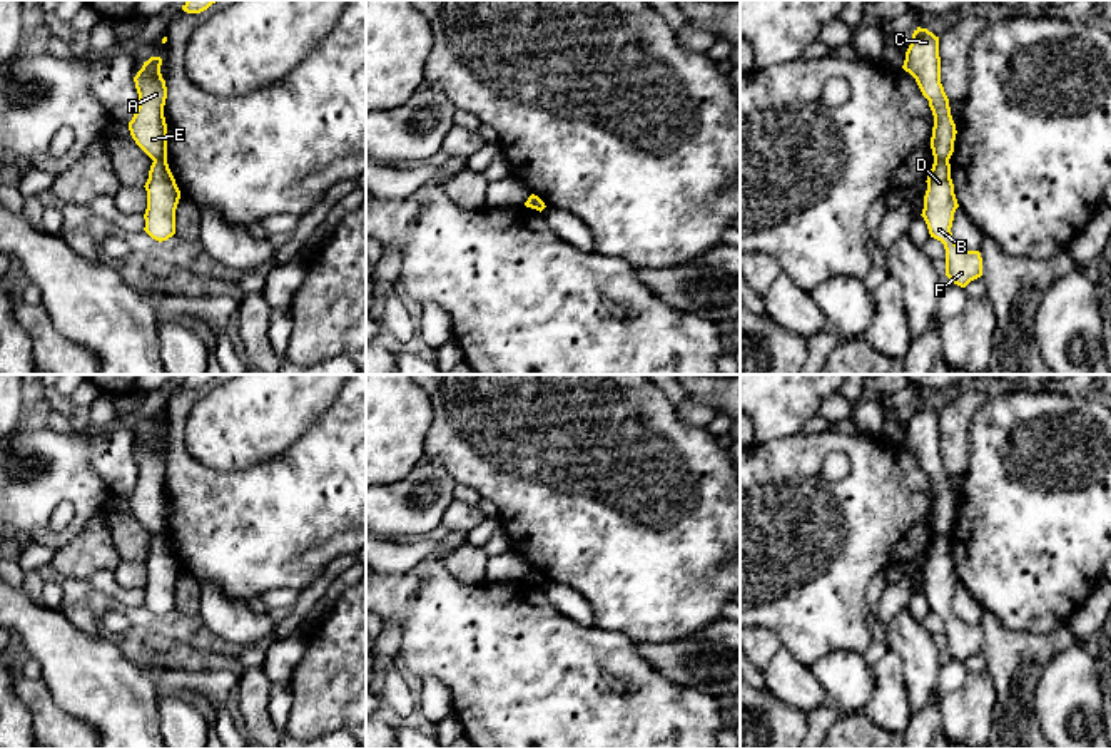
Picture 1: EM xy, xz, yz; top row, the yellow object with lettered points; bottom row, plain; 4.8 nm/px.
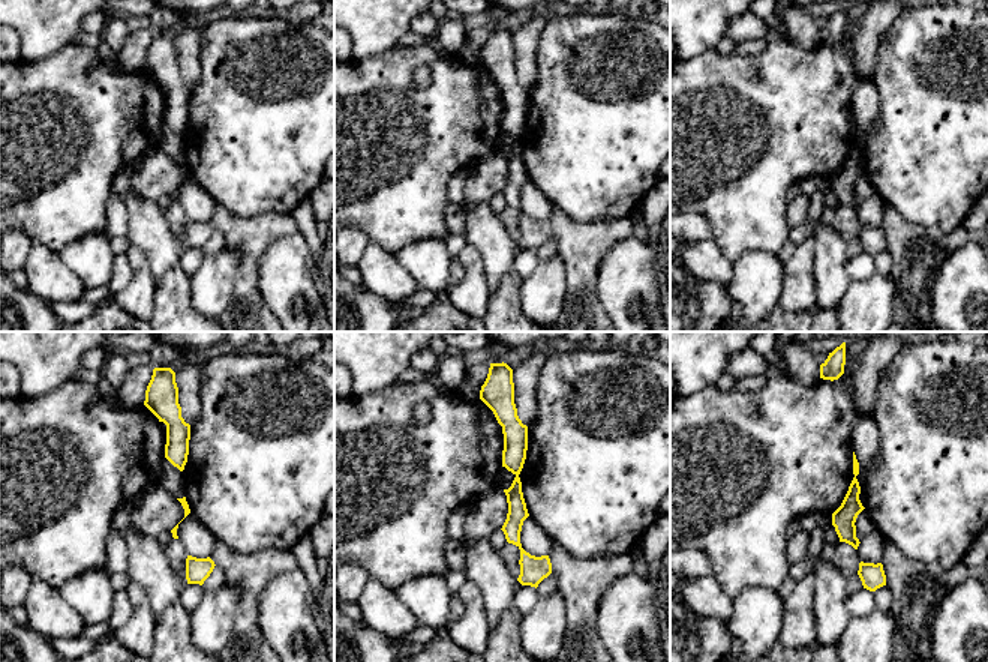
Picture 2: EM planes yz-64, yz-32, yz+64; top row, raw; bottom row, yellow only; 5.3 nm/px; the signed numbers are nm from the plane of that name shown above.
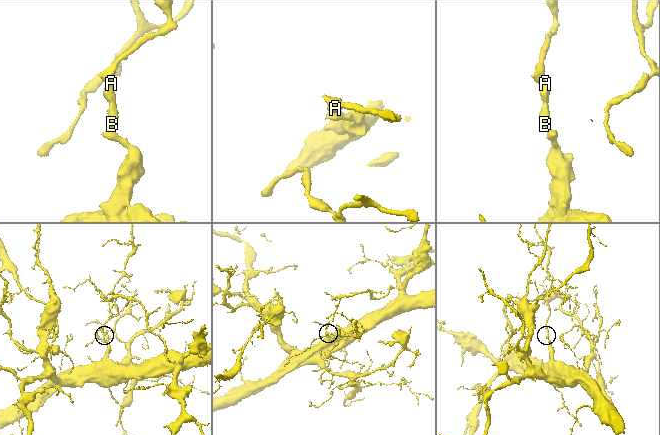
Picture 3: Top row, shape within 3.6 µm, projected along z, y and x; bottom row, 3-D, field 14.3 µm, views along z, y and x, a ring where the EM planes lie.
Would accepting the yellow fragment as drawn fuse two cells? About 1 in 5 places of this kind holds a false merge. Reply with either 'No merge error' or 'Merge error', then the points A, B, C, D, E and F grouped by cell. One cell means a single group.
Merge error. Groups: A C E / B D F

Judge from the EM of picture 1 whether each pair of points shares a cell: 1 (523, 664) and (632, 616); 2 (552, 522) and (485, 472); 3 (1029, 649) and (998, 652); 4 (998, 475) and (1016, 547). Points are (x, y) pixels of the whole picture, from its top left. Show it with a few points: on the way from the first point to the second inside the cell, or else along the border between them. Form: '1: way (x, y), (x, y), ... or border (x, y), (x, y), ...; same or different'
1: border (593, 622), (603, 629), (620, 631), (635, 642); different
2: way (535, 505), (507, 477), (502, 477); same
3: way (1021, 652), (1006, 652); same
4: way (1016, 494), (1016, 529); same

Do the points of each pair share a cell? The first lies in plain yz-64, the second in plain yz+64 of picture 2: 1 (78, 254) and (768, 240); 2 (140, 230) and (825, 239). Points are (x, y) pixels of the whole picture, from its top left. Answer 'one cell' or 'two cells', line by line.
1: two cells
2: one cell

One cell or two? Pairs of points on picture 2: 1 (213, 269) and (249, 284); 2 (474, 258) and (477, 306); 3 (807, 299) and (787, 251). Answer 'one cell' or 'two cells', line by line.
1: two cells
2: one cell
3: two cells

